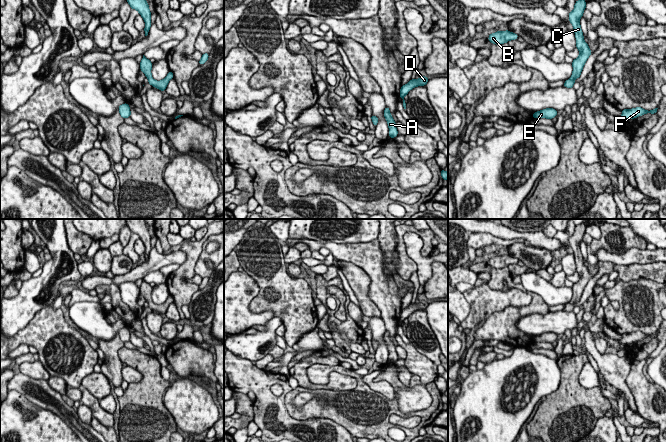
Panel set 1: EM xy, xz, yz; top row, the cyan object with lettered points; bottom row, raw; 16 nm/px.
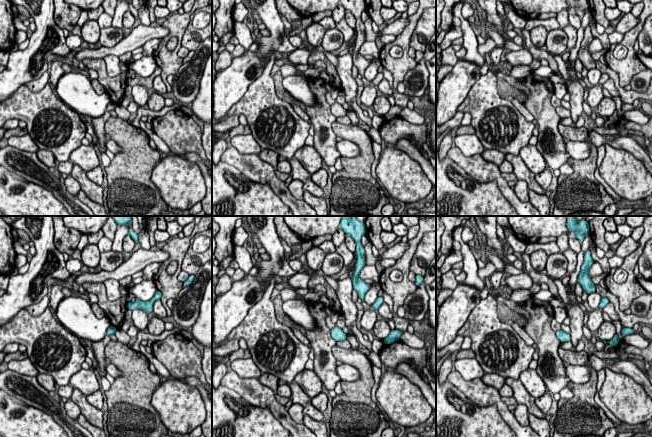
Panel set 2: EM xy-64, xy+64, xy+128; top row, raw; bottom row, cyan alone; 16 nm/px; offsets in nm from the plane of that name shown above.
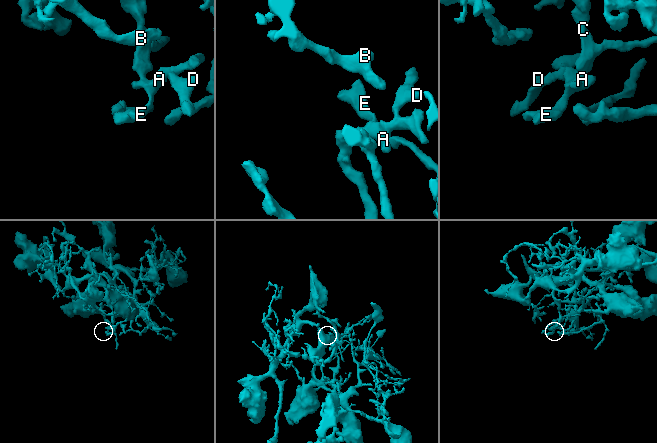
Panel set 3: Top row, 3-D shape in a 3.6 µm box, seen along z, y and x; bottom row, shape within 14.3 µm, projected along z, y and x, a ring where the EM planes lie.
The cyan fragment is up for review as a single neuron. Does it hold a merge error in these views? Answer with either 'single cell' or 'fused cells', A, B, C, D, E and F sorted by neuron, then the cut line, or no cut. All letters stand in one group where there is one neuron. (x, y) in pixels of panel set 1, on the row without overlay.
single cell; A B C D E F; no cut

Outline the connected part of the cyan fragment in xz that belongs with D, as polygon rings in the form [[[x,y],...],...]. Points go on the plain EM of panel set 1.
[[[420,300],[419,303],[411,303],[406,309],[402,309],[400,313],[400,322],[403,323],[403,331],[406,333],[406,325],[404,324],[404,320],[408,318],[408,316],[417,310],[425,310],[429,304],[429,301]]]

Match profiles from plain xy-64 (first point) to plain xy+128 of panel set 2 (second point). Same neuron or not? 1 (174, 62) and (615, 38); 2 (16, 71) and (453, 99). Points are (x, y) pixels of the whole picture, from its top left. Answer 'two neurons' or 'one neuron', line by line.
1: two neurons
2: one neuron

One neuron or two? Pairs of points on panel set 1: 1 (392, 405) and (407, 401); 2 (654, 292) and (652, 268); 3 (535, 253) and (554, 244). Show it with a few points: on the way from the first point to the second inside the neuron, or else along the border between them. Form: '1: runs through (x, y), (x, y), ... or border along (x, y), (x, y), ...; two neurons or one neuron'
1: border along (396, 399), (398, 408), (403, 413); two neurons
2: border along (629, 281), (649, 278), (655, 282); two neurons
3: border along (532, 245), (550, 251); two neurons

